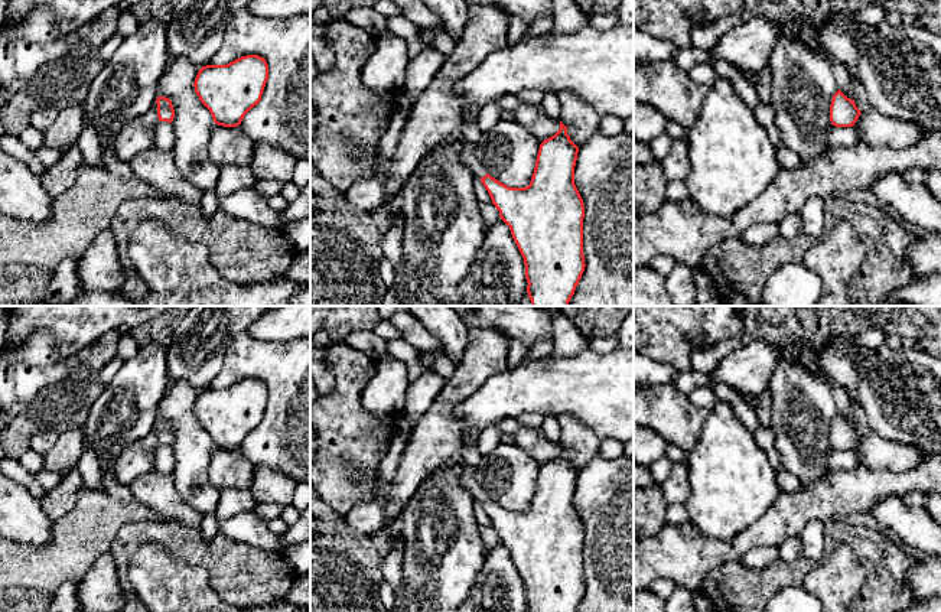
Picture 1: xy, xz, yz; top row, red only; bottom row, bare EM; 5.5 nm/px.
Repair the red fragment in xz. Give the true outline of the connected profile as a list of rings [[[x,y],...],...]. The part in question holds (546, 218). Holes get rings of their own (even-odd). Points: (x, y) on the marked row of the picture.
[[[560,121],[559,131],[540,144],[534,173],[525,188],[509,188],[488,175],[475,149],[475,143],[463,141],[462,163],[482,182],[501,219],[511,230],[524,258],[531,305],[569,306],[586,264],[583,255],[585,205],[574,185],[579,147],[570,140],[567,127]]]

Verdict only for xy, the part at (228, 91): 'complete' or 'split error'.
complete

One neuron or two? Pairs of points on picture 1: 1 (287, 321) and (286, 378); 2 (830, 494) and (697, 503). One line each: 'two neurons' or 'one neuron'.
1: two neurons
2: two neurons

